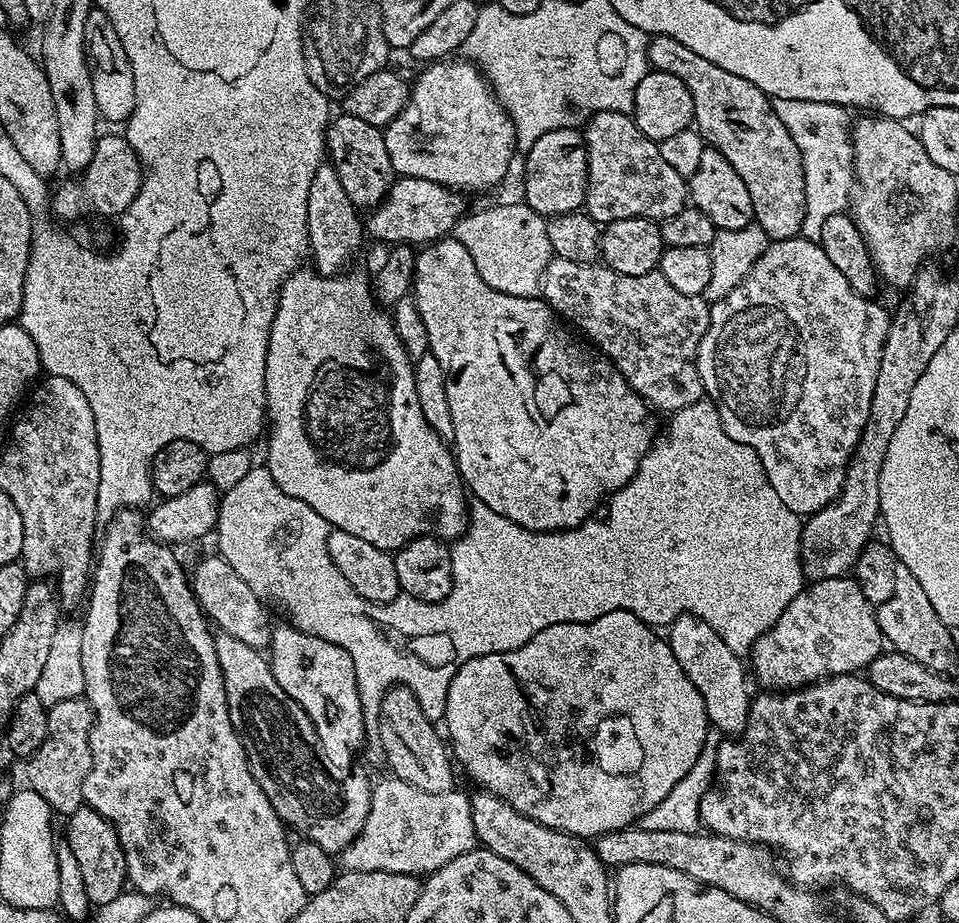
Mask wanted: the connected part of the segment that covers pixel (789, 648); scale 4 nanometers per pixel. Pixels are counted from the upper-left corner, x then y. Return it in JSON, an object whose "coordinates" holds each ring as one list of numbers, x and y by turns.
{"coordinates":[[839,576,809,583,803,592,796,595,794,602,790,602,790,606,782,610,782,618,778,618,771,630,752,647,750,668,751,671,752,668,756,671,756,676,764,683,765,689,791,690,815,684,830,676,863,673,868,664,874,662,874,658,878,658,885,648,886,641,878,626,876,609,855,579]]}

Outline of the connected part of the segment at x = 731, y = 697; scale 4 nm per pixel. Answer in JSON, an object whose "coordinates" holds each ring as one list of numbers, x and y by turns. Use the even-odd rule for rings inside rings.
{"coordinates":[[679,616,677,620,672,621,667,625,666,639,670,650,674,650,674,658,678,658,678,666,682,666,682,670,686,670,690,682,694,682,694,686,698,686,698,694,702,694,702,702,706,706,709,725,723,734,743,732,748,721,750,703,748,680,744,677,745,661,736,656,734,650,730,650,730,646,726,646,726,642,722,642,722,638,718,638,718,634,714,634,713,628,706,626,706,622,702,622,702,618,697,616]]}

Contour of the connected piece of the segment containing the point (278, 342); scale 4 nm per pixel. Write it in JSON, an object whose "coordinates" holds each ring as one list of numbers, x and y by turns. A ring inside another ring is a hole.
{"coordinates":[[297,270,285,279,280,288,280,298,276,301,276,313,270,326,270,338,266,350,266,398,268,399,266,420,270,425,266,432,268,473,274,478,274,482,278,482,278,486,282,486,282,490,286,490,286,494,290,494,290,498,298,498,298,502,306,502,306,506,310,506,310,510,315,510,317,514,322,514,324,521,332,528,346,530,346,534,355,534,365,542,370,542,390,553,395,553,419,536,463,537,468,526,470,504,469,501,464,501,466,488,460,478,460,469,456,466,453,449,428,423,422,414,422,406,418,406,414,360,408,355,396,333,393,317,378,303,373,285,362,273,348,270,343,274,321,276,315,270,304,271]]}

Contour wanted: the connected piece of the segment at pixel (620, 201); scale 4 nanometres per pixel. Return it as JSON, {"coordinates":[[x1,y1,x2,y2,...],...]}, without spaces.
{"coordinates":[[597,112,583,129,588,148,586,211,597,224,607,226,622,218,661,221,678,214,690,200,686,177,662,158,660,145,638,130,627,112]]}

